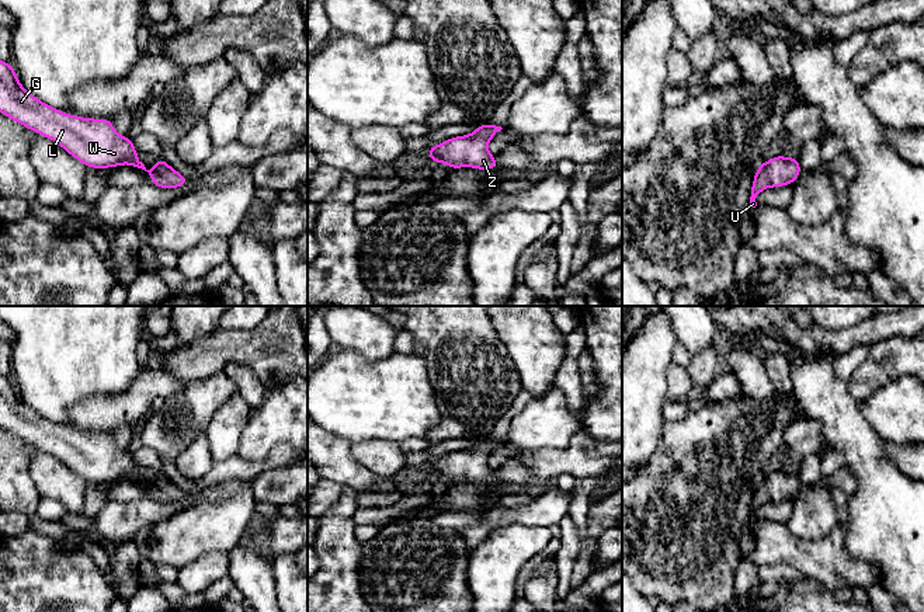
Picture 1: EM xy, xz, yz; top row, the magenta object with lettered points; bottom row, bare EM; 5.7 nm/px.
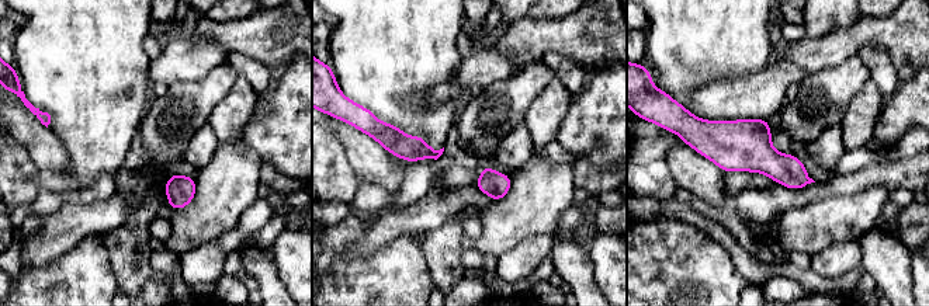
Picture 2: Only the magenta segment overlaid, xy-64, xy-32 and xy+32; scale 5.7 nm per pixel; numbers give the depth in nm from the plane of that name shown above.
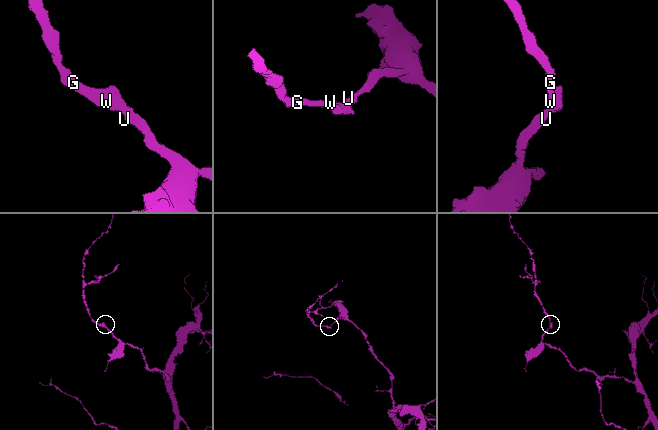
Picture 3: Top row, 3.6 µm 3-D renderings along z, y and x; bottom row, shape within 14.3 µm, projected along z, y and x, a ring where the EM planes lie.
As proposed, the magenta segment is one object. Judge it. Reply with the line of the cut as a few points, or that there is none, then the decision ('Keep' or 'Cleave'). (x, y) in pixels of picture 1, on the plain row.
No split. Keep

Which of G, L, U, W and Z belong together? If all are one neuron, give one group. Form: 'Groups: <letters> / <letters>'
Groups: G L U W Z

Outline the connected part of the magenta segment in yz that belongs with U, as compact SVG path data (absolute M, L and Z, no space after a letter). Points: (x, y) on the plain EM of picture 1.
M774 470L771 474L761 477L753 494L750 522L757 521L755 512L761 505L768 501L792 500L800 487L798 472Z

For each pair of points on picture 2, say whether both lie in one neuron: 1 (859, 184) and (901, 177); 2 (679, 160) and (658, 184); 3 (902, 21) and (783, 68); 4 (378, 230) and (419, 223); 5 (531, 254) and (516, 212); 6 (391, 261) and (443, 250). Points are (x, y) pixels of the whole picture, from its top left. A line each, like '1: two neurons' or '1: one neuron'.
1: one neuron
2: two neurons
3: two neurons
4: one neuron
5: two neurons
6: two neurons

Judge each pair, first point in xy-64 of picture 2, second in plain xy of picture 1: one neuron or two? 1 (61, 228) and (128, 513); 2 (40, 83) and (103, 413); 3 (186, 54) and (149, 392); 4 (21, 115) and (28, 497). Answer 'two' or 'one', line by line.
1: one
2: two
3: one
4: two

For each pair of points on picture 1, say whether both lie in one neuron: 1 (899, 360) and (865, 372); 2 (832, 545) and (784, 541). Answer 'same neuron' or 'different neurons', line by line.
1: same neuron
2: same neuron

